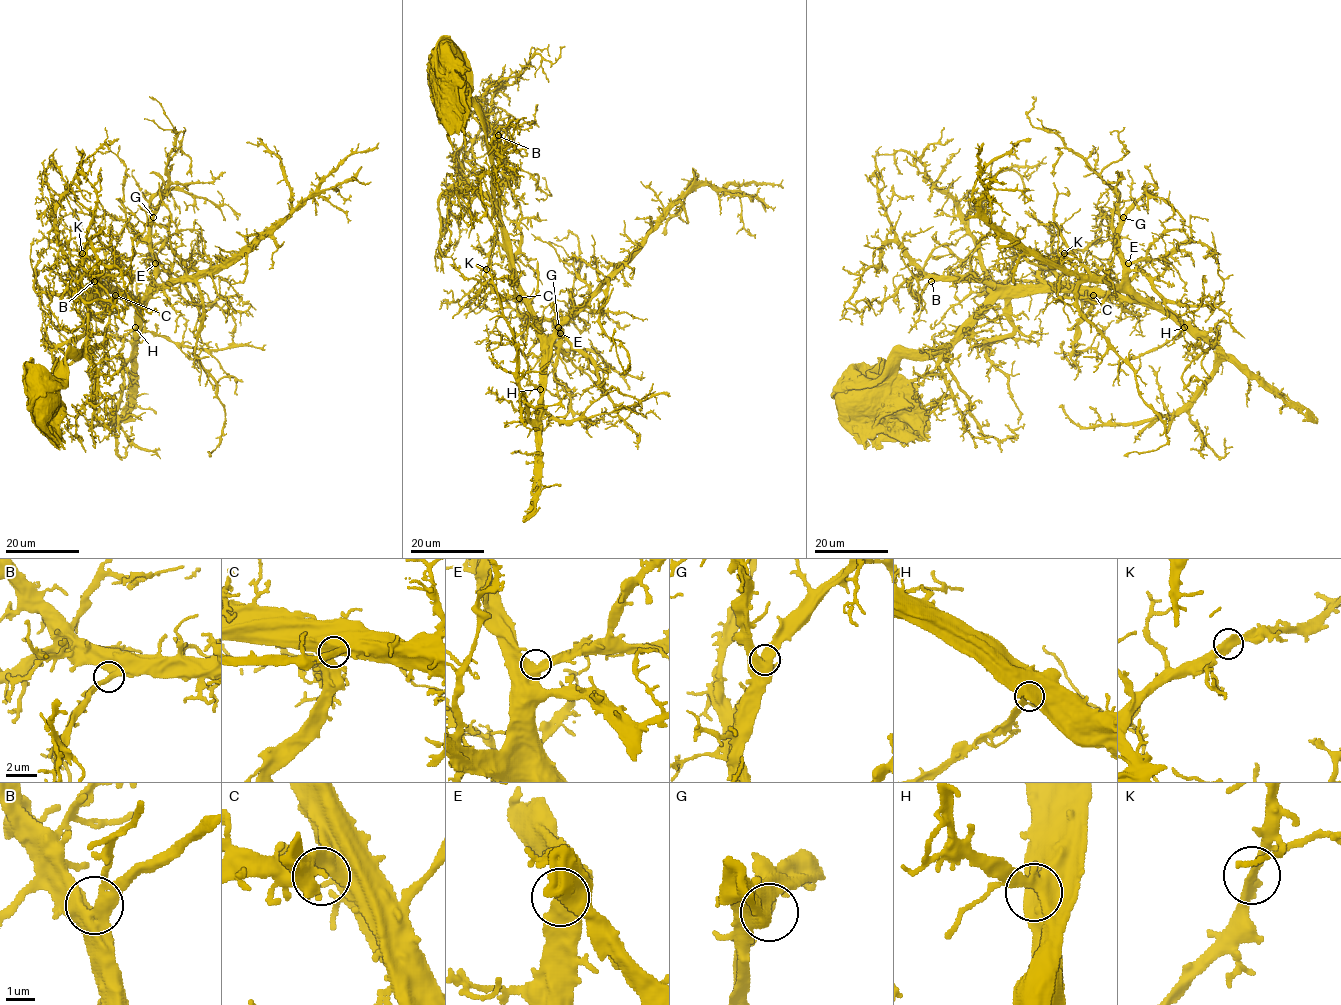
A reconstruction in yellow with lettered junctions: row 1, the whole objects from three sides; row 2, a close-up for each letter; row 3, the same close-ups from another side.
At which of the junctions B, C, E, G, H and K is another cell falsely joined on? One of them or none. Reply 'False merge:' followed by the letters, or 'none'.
False merge: none

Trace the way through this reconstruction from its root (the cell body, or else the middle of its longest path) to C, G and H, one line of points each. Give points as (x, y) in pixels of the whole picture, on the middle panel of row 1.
C: (448, 61), (449, 57), (452, 74), (468, 90), (468, 101), (484, 123), (493, 201), (509, 247), (519, 298)
G: (448, 61), (484, 123), (493, 201), (520, 296), (545, 336), (559, 328), (555, 322), (558, 327)
H: (448, 61), (484, 123), (493, 201), (519, 291), (541, 344), (540, 389)

